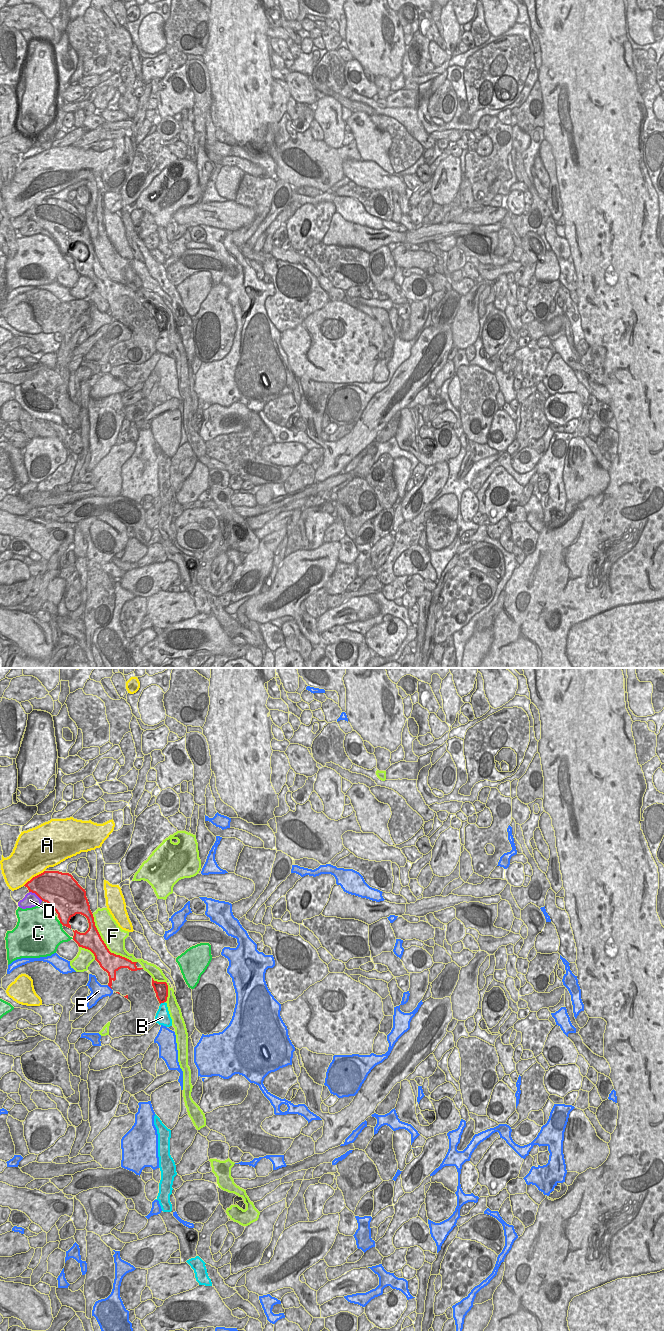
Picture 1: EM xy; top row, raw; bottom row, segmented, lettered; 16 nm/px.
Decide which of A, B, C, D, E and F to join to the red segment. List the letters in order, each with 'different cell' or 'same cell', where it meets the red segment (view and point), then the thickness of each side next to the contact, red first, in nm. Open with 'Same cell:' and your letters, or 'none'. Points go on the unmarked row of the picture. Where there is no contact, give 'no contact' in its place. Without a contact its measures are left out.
Same cell: B
A: different cell | xy (33, 205) | 420/500 nm
B: same cell | xy (162, 330) | 220/240 nm
C: different cell | xy (61, 251) | 320/480 nm
D: different cell | xy (36, 222) | 500/240 nm
E: different cell | xy (109, 314) | 140/240 nm
F: different cell | xy (106, 274) | 300/360 nm

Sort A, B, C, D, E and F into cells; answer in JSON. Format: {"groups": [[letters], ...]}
{"groups": [["A"], ["B"], ["C"], ["D"], ["E"], ["F"]]}

